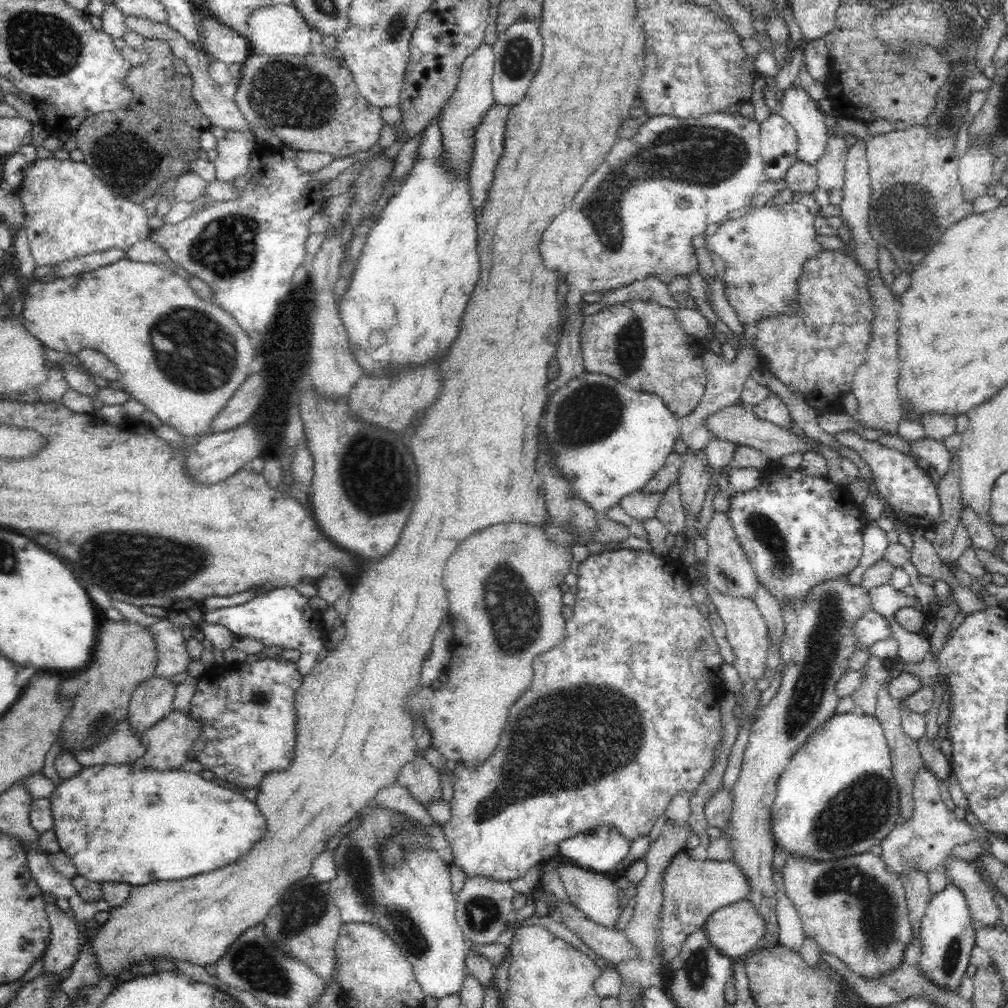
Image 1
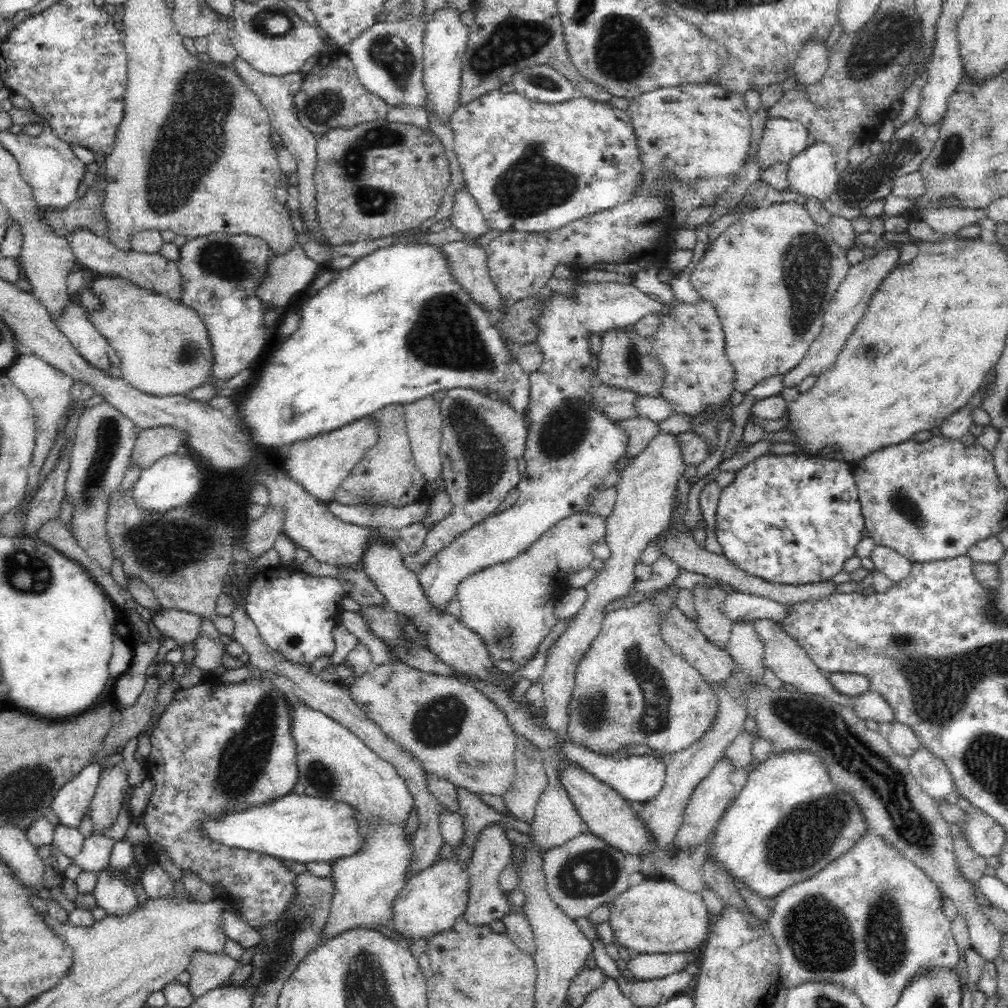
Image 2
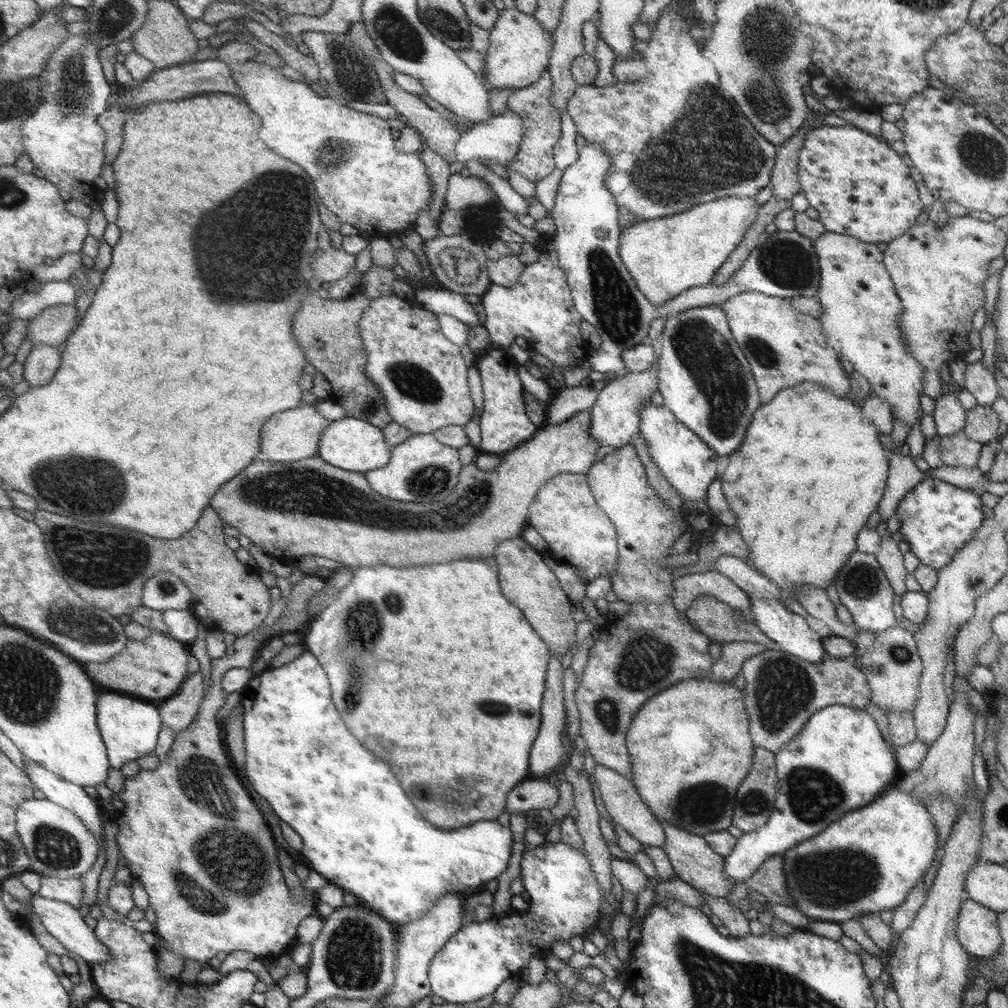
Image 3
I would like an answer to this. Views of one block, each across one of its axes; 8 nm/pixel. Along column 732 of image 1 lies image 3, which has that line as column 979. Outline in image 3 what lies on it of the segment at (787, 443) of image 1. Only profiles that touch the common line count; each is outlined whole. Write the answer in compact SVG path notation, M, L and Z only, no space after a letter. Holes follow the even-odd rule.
M977 405L966 411L965 425L962 433L973 442L986 444L998 441L997 415L991 409L991 405Z

